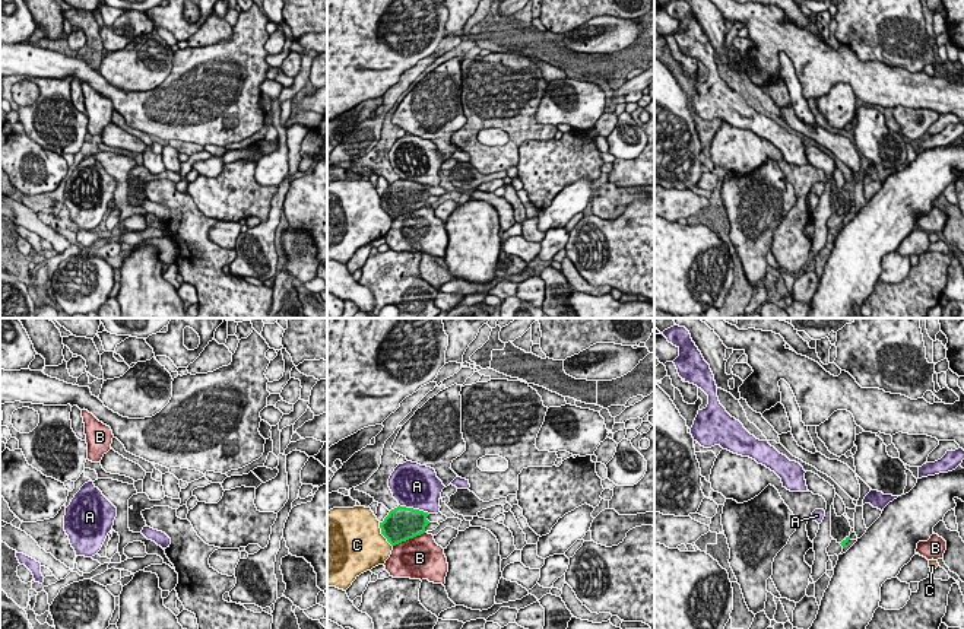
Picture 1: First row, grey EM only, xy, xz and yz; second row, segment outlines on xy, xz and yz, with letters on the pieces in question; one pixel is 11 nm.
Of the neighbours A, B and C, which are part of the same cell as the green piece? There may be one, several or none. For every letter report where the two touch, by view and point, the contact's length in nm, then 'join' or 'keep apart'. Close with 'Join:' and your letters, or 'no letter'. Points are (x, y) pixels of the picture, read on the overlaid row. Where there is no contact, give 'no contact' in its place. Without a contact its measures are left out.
A: xz (412, 508) | 360 nm | keep apart
B: xz (408, 539) | 380 nm | keep apart
C: xz (381, 533) | 300 nm | keep apart
Join: no letter

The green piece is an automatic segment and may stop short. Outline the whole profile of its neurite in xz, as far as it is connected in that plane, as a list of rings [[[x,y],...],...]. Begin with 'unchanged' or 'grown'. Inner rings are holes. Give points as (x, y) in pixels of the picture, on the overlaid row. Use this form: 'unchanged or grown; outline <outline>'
unchanged; outline [[[399,505],[380,522],[381,534],[391,546],[396,546],[424,534],[425,527],[429,524],[428,515],[428,512]]]

